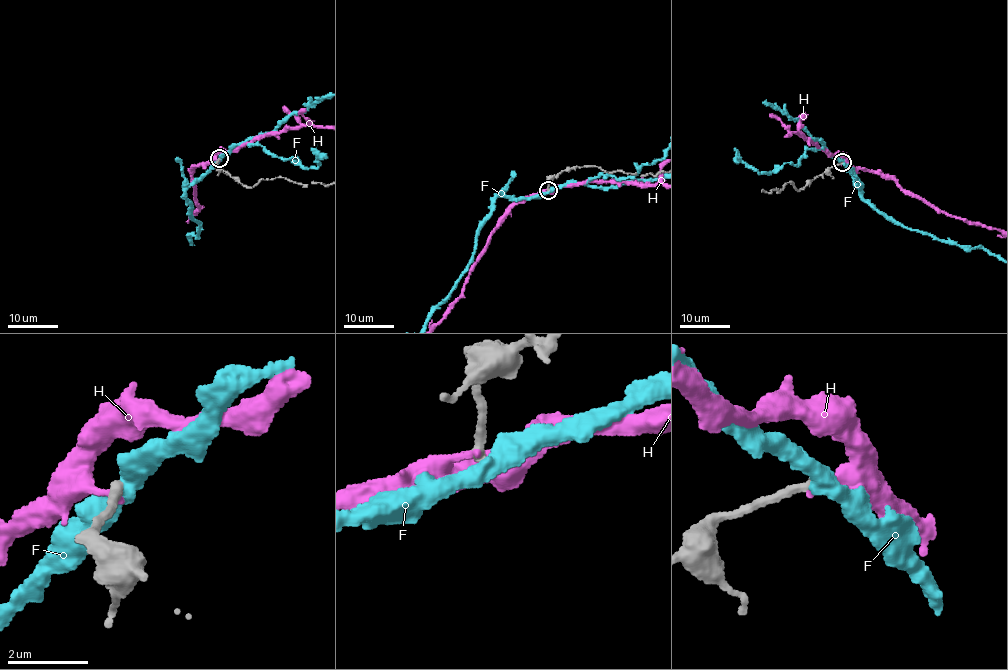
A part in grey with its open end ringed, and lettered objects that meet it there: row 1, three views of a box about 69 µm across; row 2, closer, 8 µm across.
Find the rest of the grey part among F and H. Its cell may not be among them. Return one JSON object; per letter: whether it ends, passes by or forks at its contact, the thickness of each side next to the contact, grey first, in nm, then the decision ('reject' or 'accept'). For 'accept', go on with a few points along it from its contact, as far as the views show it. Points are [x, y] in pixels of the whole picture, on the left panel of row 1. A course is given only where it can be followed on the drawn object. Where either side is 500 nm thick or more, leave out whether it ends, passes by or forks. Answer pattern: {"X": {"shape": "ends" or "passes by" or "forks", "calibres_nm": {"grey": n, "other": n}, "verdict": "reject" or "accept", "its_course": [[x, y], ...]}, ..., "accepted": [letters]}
{"F": {"shape": "passes by", "calibres_nm": {"grey": 220, "other": 480}, "verdict": "reject"}, "H": {"shape": "ends", "calibres_nm": {"grey": 240, "other": 140}, "verdict": "reject"}, "accepted": []}

